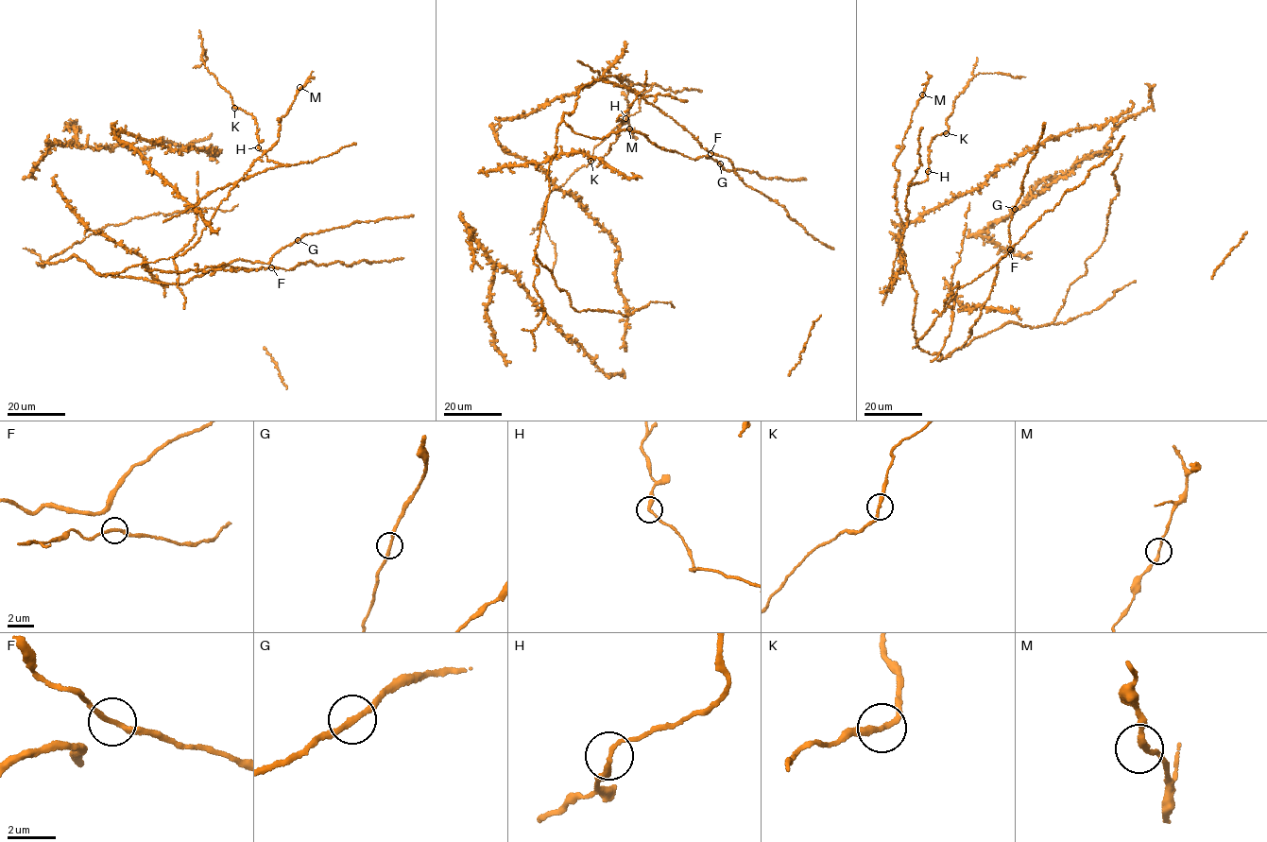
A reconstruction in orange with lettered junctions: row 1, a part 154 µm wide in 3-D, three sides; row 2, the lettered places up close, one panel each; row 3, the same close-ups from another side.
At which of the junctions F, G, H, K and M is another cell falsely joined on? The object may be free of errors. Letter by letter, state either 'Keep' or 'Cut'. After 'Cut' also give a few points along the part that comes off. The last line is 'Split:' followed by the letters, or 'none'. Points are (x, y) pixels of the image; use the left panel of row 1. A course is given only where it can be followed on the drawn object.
F: Keep
G: Keep
H: Keep
K: Keep
M: Keep
Split: none

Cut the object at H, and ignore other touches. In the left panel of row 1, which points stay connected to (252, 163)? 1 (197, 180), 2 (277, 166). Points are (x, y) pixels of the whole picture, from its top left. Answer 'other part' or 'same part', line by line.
1: same part
2: other part

